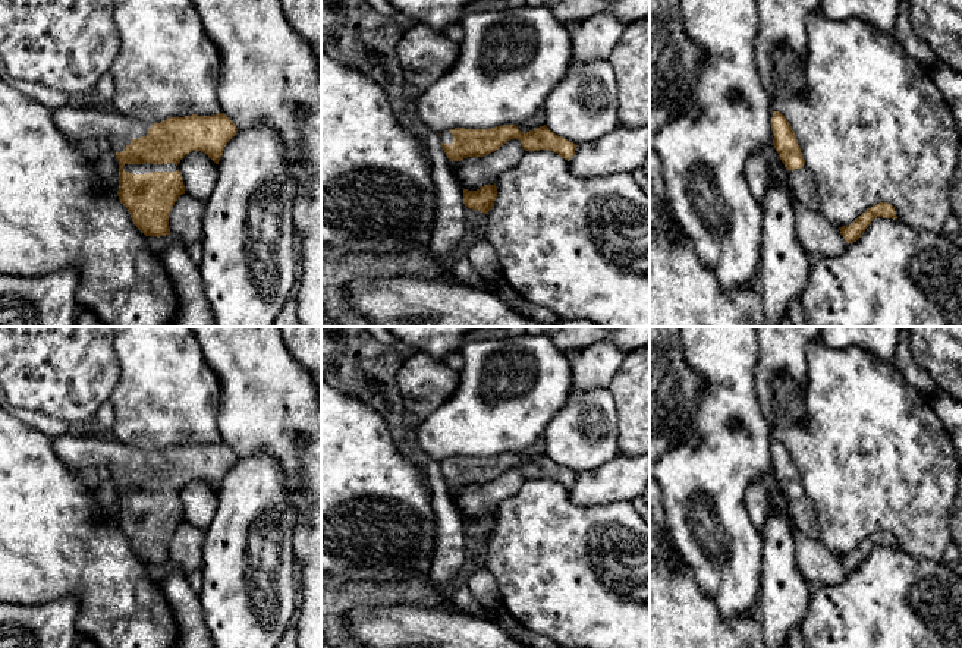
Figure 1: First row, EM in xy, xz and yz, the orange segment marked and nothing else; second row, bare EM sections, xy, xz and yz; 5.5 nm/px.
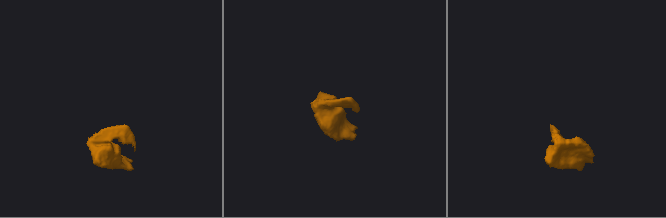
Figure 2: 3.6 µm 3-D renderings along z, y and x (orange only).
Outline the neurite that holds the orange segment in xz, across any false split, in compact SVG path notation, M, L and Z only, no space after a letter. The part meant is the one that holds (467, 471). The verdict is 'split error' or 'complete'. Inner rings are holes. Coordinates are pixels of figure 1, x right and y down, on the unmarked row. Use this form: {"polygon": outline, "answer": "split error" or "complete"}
{"polygon": "M516 453L496 454L491 457L455 456L444 459L440 465L449 490L488 484L515 466L521 469L525 479L550 478L568 490L575 484L578 475L553 462L546 453L526 462L522 462Z", "answer": "split error"}

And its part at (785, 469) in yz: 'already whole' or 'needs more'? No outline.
needs more

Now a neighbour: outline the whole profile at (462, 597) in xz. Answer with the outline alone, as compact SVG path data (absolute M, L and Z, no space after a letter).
M466 583L458 585L450 598L456 605L462 607L468 614L481 616L485 608L475 600Z

